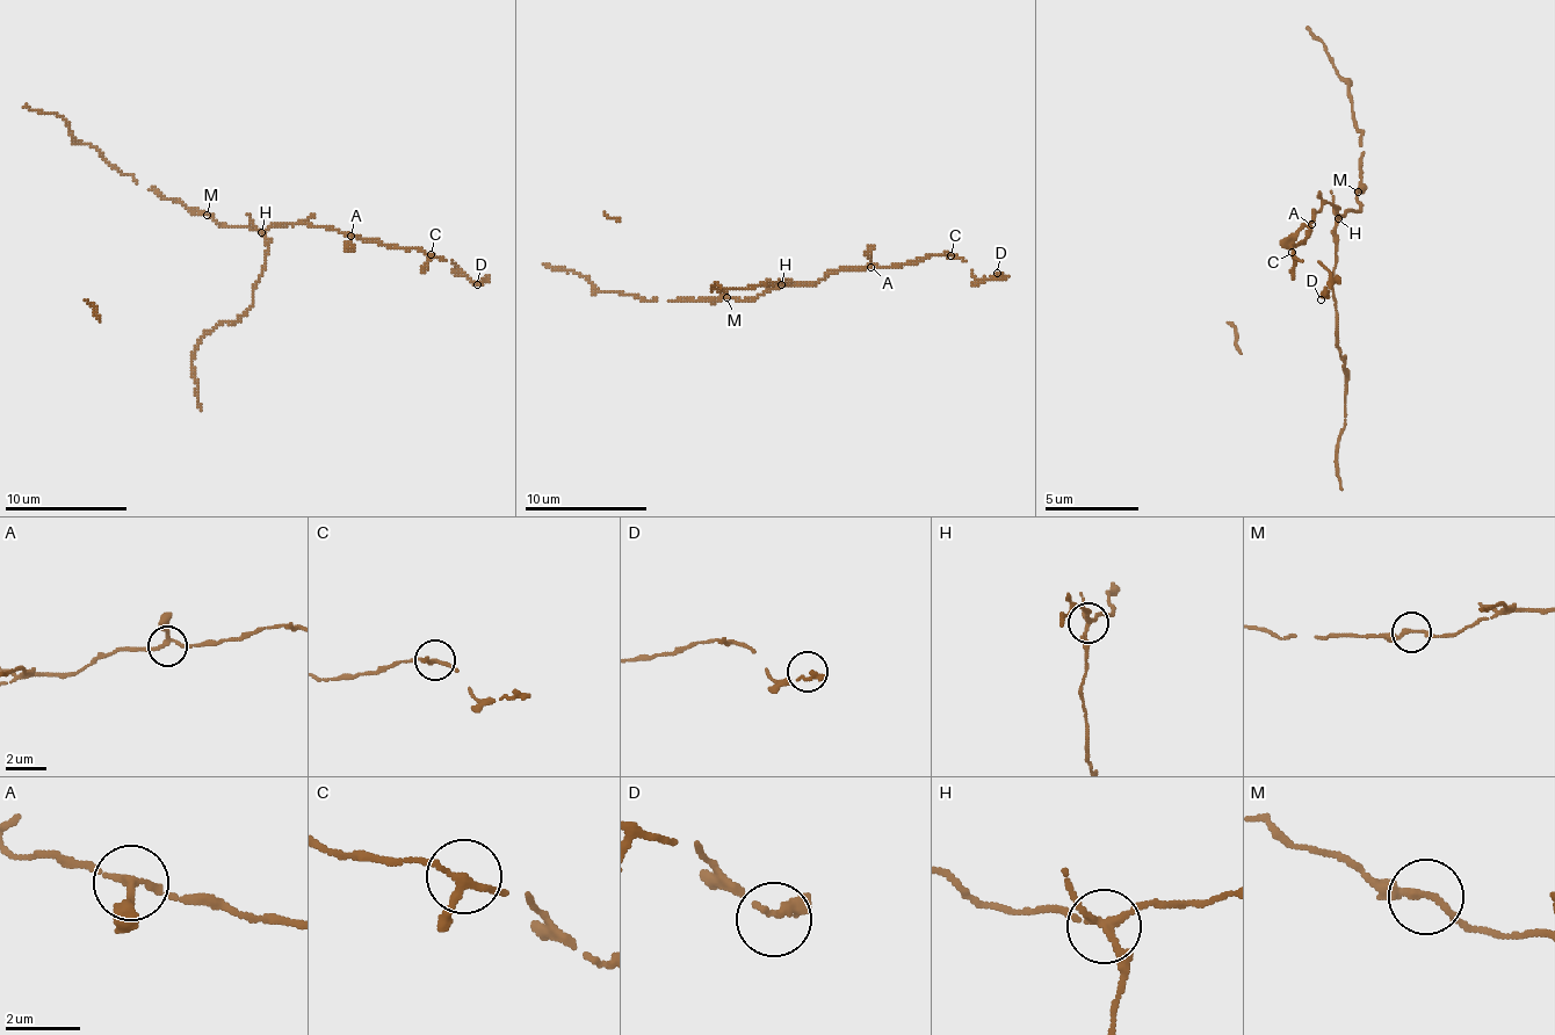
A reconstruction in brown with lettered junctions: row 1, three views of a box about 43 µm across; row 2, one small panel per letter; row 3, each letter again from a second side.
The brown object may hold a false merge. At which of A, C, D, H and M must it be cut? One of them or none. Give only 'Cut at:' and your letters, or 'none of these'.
Cut at: H

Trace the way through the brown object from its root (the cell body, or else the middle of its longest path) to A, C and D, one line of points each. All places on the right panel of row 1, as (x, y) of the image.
A: (1335, 224), (1335, 205), (1316, 210), (1311, 224)
C: (1335, 224), (1335, 205), (1316, 210), (1307, 224), (1311, 233), (1302, 243), (1292, 243), (1292, 252)
D: (1335, 224), (1335, 205), (1325, 205), (1307, 224), (1311, 233), (1292, 243), (1302, 262), (1330, 272), (1321, 299)

